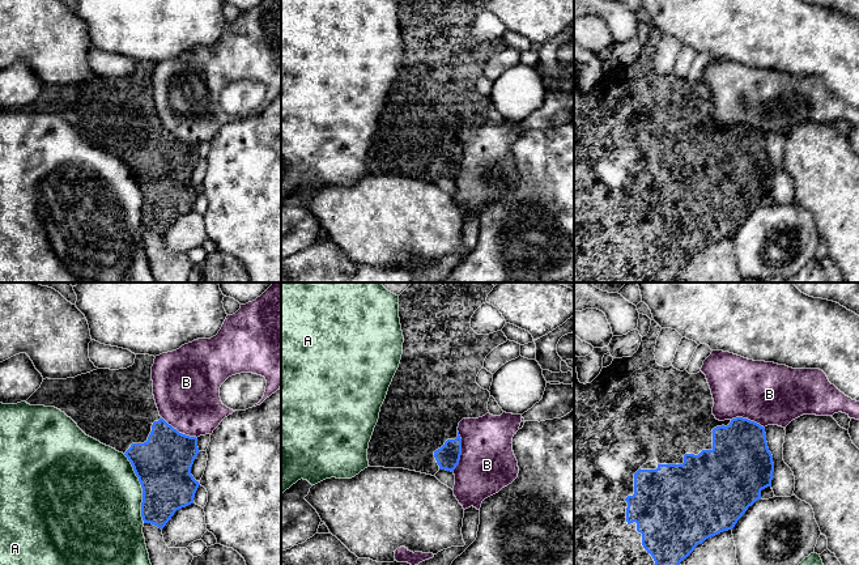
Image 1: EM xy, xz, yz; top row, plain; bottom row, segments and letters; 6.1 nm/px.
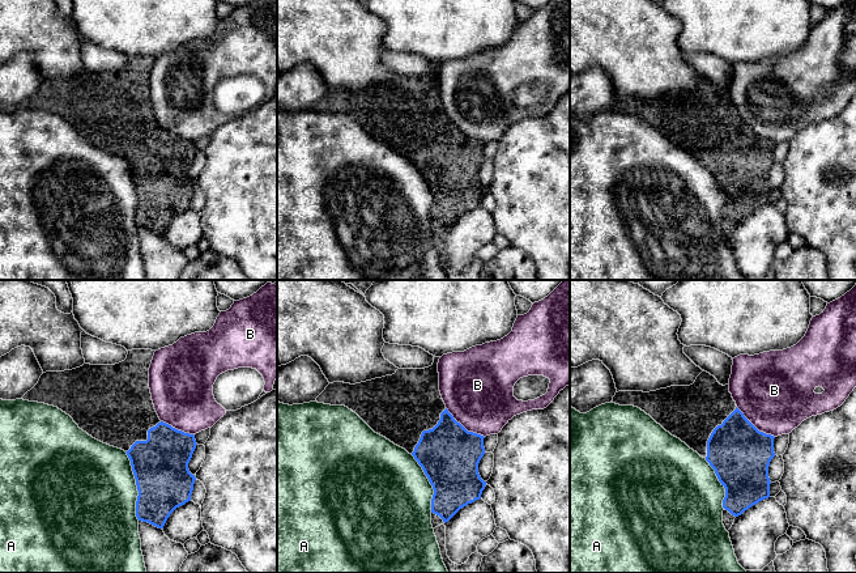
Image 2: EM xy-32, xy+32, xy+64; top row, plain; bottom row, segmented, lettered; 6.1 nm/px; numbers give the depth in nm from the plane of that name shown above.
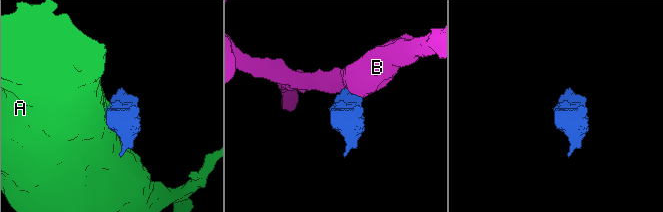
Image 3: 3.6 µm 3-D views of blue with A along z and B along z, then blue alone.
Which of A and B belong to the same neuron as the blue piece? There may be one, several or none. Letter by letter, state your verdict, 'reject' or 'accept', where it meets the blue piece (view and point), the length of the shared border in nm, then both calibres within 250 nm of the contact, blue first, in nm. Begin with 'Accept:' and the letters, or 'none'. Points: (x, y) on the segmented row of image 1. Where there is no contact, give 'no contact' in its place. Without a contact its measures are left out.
Accept: none
A: reject; contact xy (141, 487); length 440 nm; calibres 340 and 480 nm
B: reject; contact xz (460, 451); length 260 nm; calibres 150 and 340 nm

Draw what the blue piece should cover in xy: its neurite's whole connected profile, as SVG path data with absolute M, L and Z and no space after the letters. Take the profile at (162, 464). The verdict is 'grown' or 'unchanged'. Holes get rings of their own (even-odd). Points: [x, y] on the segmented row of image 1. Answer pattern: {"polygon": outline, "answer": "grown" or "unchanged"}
{"polygon": "M136 354L135 364L127 369L97 369L67 379L46 378L26 403L60 409L86 436L123 453L143 488L144 523L162 530L177 510L194 504L200 484L191 475L191 467L200 451L196 437L179 433L160 416L153 395L154 358L149 354Z", "answer": "grown"}

